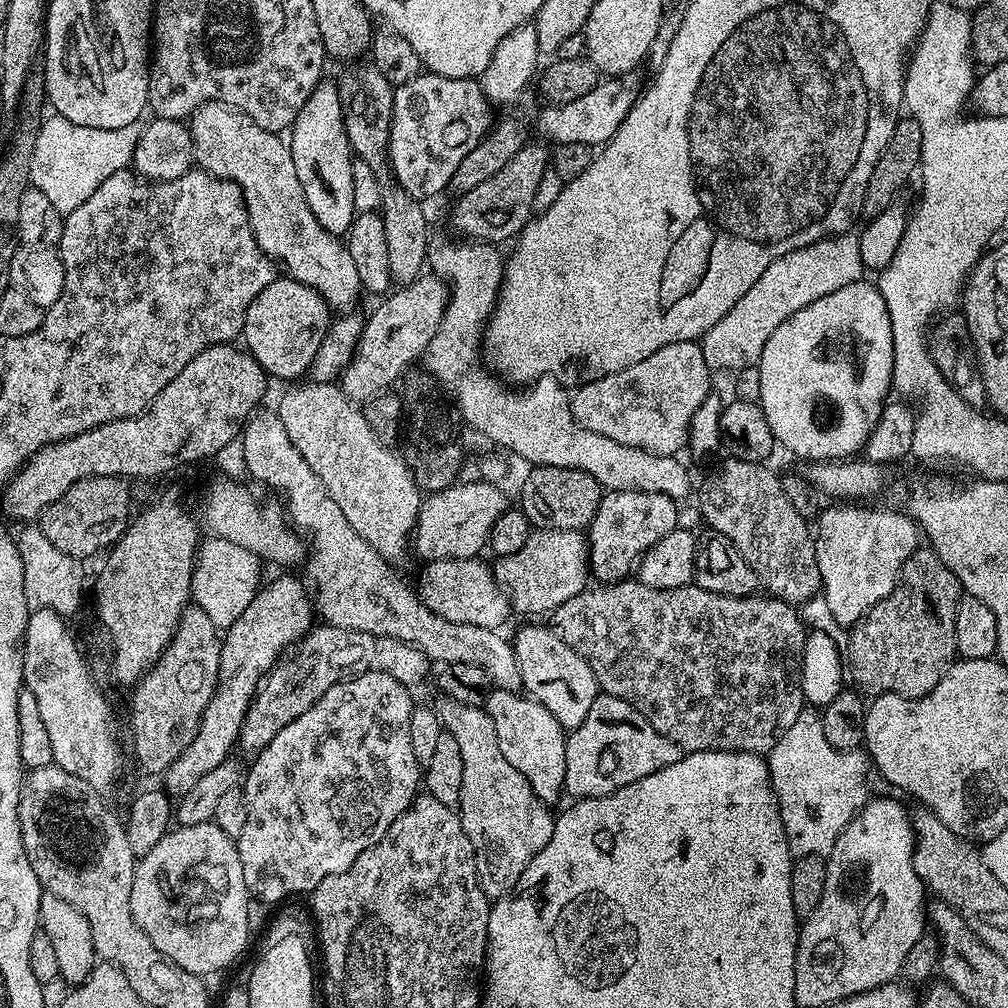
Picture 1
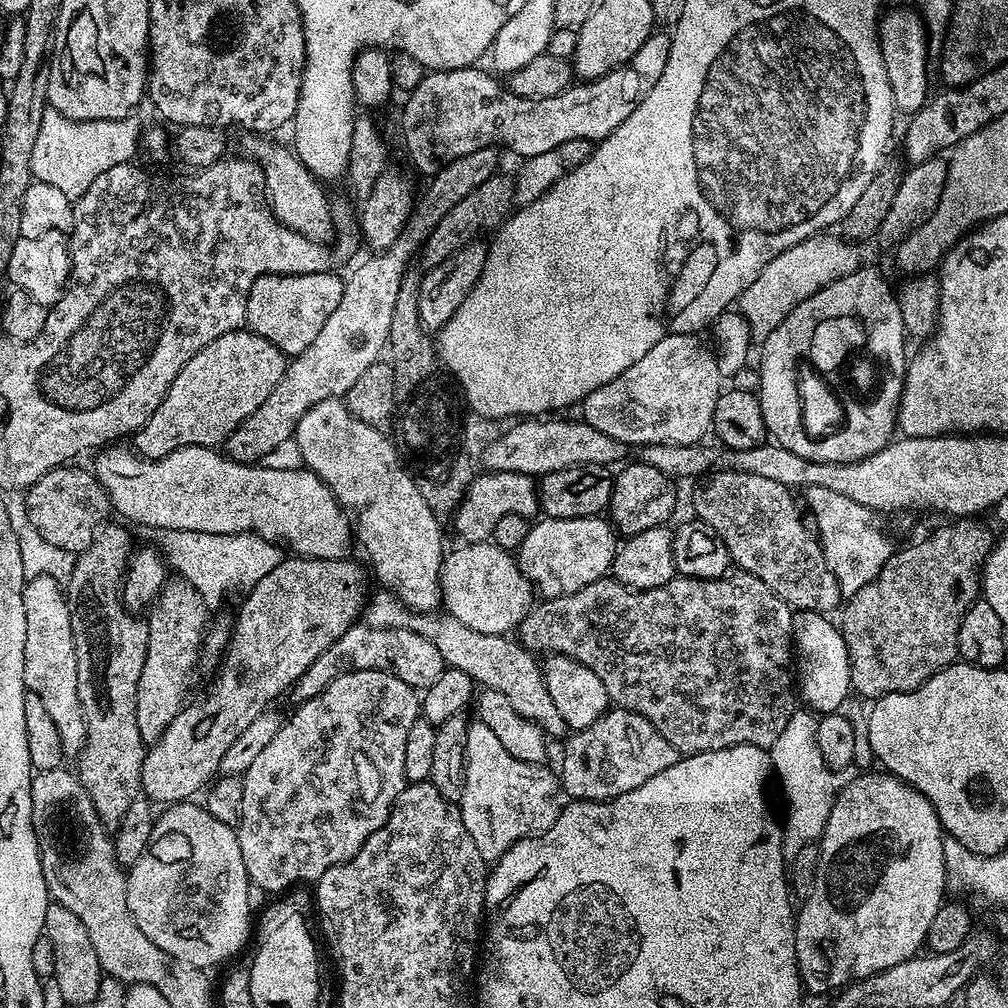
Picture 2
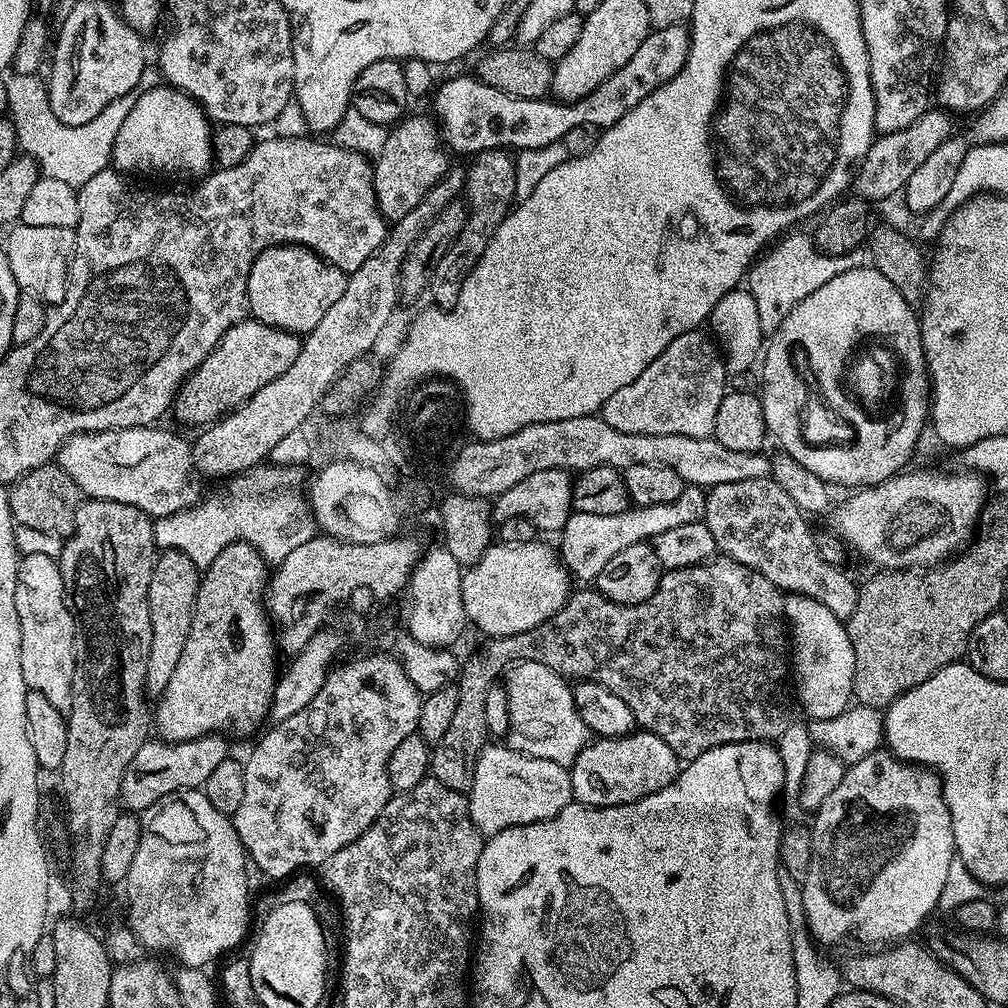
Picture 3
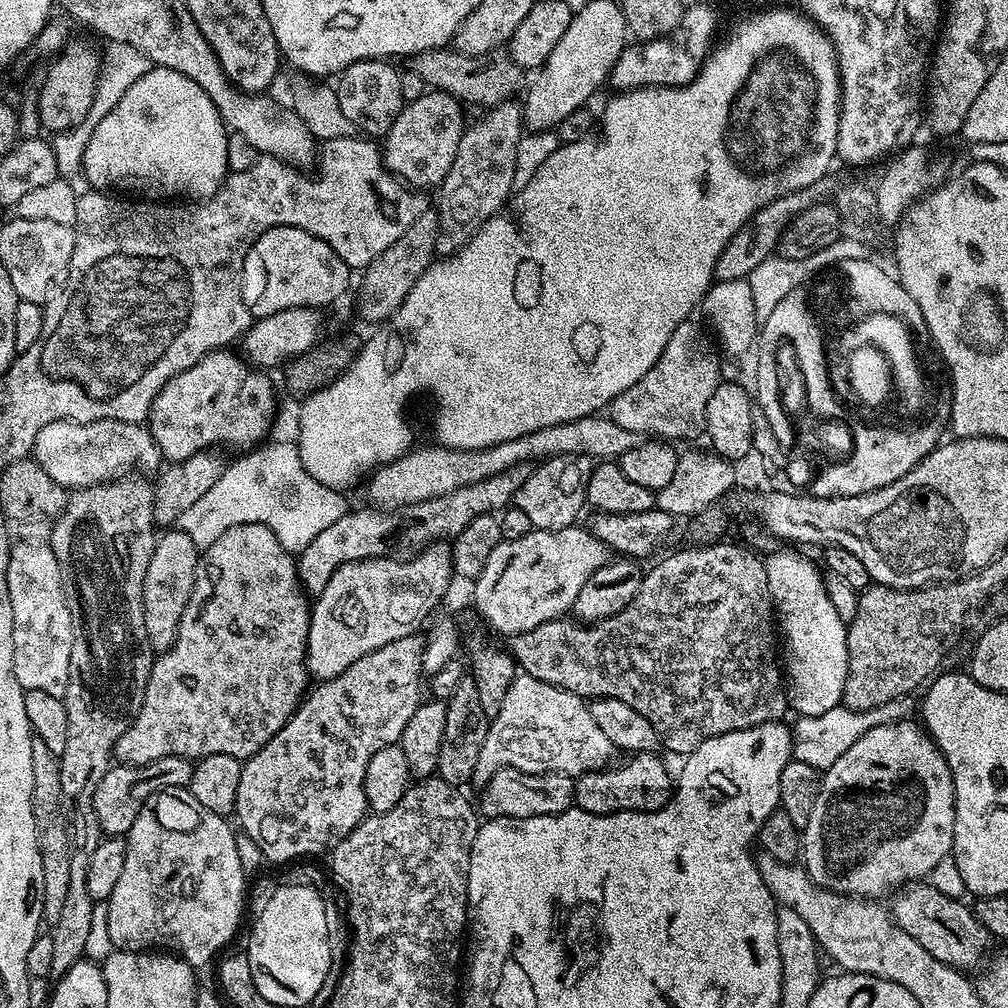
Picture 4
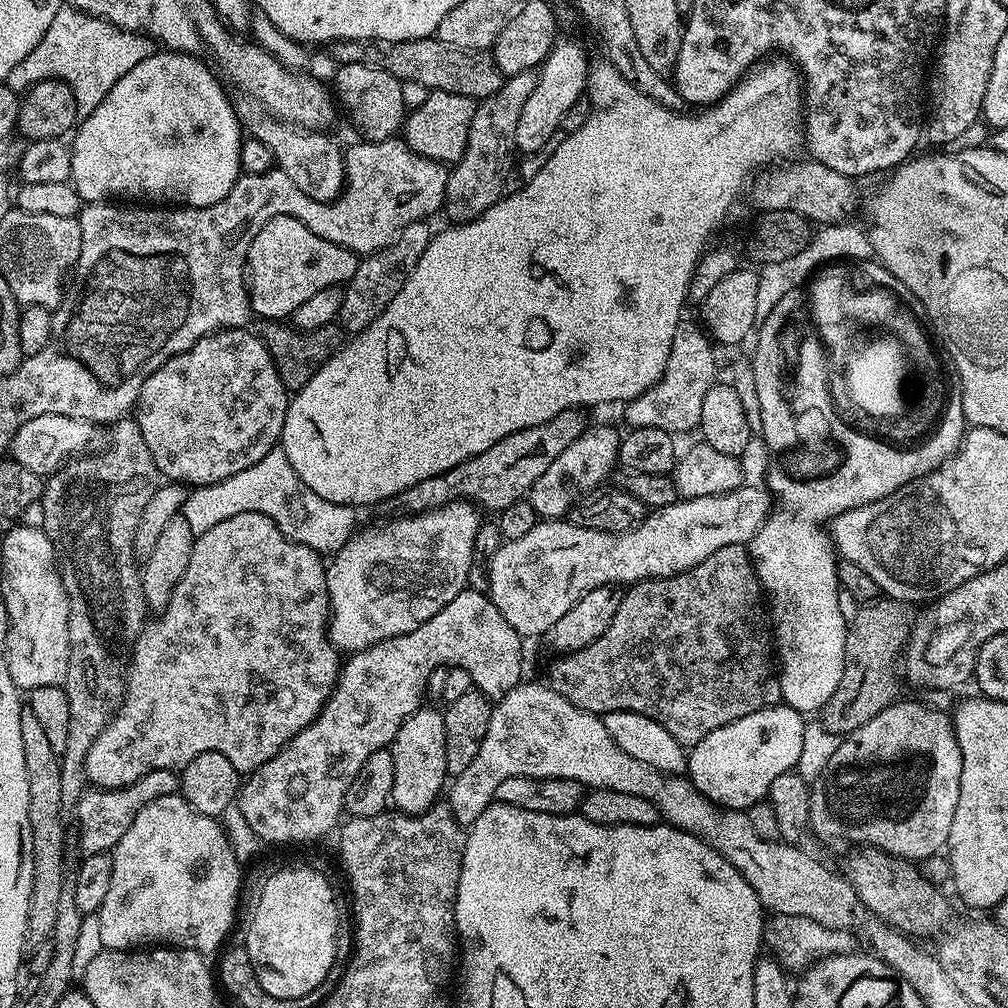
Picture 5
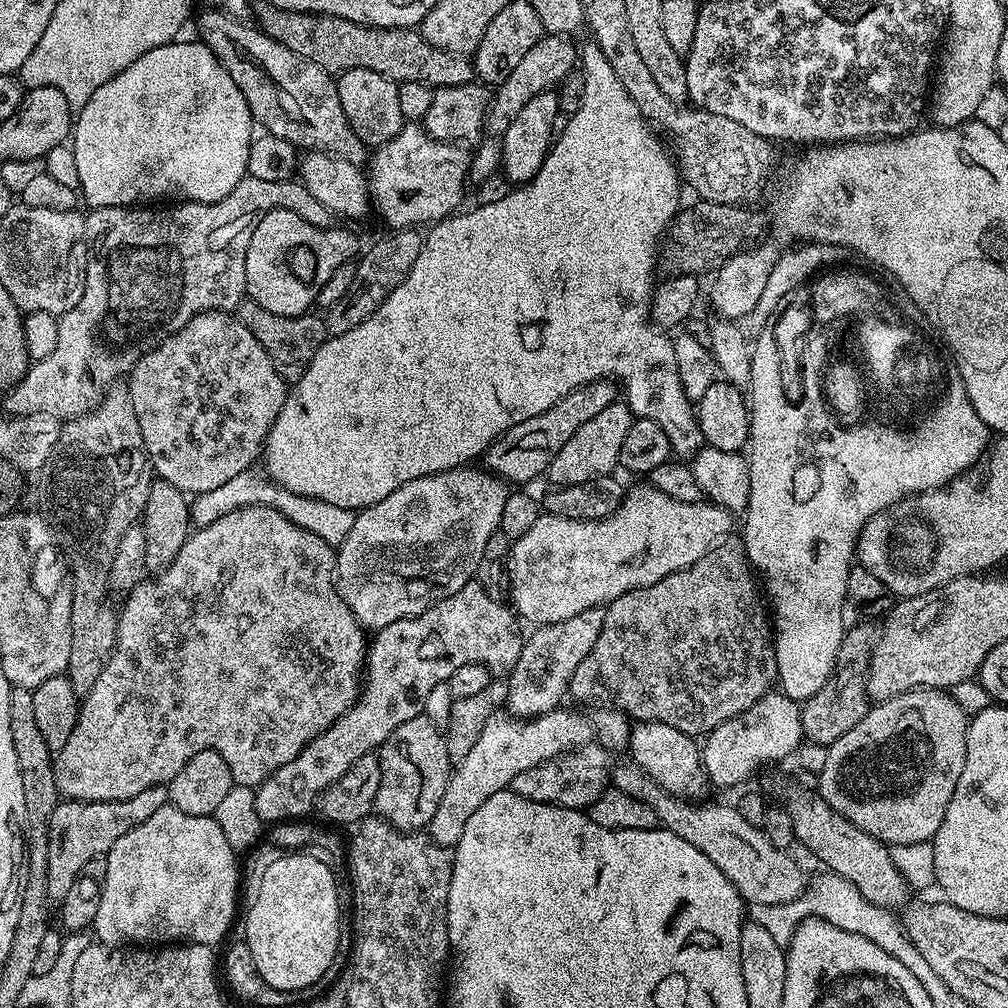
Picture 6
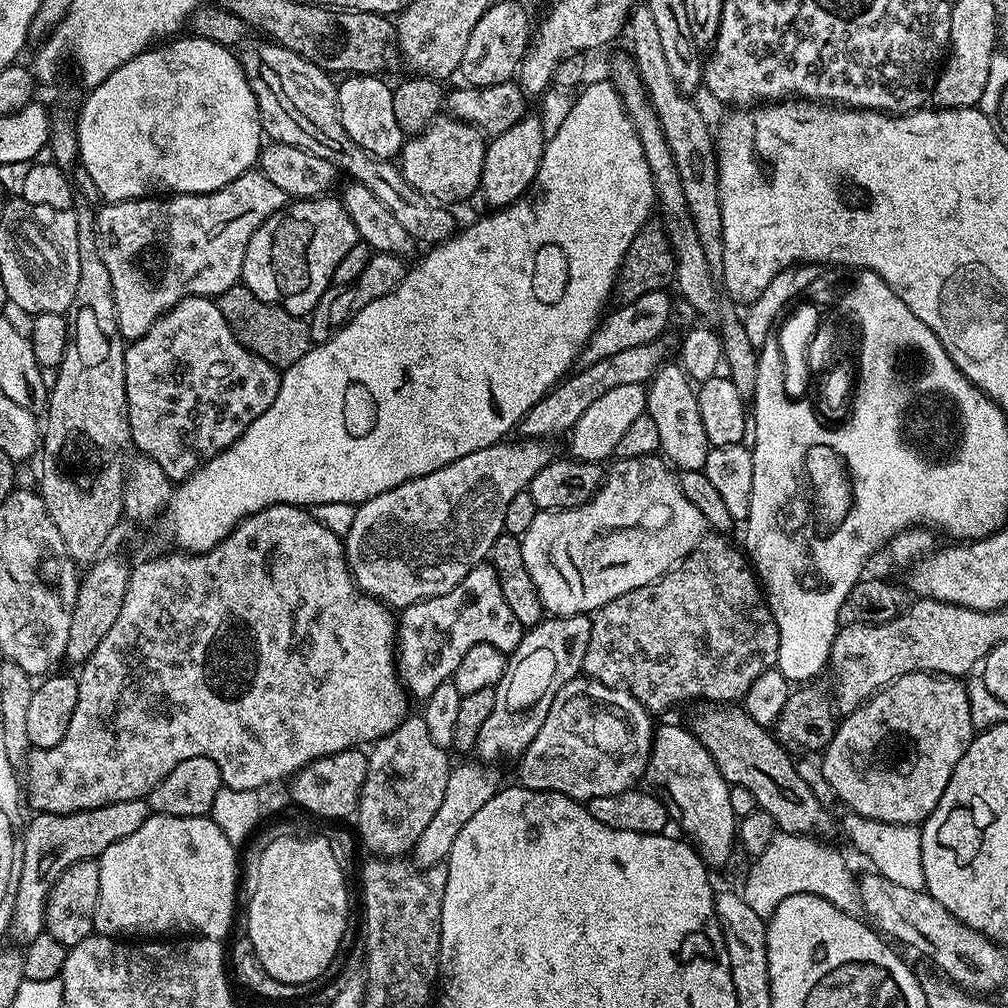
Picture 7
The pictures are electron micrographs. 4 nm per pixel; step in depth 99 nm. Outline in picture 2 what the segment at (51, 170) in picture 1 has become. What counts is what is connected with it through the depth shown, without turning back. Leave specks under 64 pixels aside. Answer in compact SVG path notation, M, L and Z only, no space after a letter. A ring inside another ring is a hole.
M45 107L42 123L31 150L33 179L57 187L68 199L75 200L110 166L127 164L133 159L136 146L142 140L142 128L135 115L121 120L66 120L55 108Z

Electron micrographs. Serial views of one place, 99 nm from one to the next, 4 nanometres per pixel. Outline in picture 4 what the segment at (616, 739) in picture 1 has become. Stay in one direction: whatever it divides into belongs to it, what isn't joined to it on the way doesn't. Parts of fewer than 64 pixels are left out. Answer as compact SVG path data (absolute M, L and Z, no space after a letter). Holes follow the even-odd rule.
M638 752L624 758L621 764L616 762L598 772L585 772L574 784L576 789L575 807L601 816L615 812L653 812L666 806L674 791L674 776L673 773L668 773L667 766L658 757L656 752Z

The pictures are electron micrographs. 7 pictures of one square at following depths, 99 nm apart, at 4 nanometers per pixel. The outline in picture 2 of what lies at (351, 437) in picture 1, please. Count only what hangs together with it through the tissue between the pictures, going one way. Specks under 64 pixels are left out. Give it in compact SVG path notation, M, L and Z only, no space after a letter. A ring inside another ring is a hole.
M337 398L334 400L323 400L314 406L310 406L310 410L306 410L306 414L302 414L302 418L296 427L296 434L294 437L294 445L300 451L303 467L312 472L322 483L328 485L328 489L336 496L336 501L341 508L351 510L354 513L354 536L364 547L364 552L368 555L368 560L372 563L372 568L376 571L376 576L381 580L383 587L387 591L392 592L401 600L411 612L422 612L425 614L432 614L441 607L442 601L440 599L440 571L442 570L442 562L446 555L446 547L444 548L444 536L440 533L441 521L438 519L435 512L430 510L430 506L426 506L426 498L422 498L422 494L418 490L418 486L412 481L412 473L408 471L407 467L402 463L401 457L398 455L393 441L381 429L370 426L366 422L362 422L358 418L354 418L350 414L347 403L343 399Z

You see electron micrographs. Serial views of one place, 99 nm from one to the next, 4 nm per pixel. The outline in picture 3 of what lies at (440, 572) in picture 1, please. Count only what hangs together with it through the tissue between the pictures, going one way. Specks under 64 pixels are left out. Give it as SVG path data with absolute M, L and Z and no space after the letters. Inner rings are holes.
M537 538L530 542L501 544L493 542L476 564L463 569L462 606L464 615L476 628L481 628L488 638L513 636L534 630L550 618L570 595L570 573L560 562L557 549L543 544Z

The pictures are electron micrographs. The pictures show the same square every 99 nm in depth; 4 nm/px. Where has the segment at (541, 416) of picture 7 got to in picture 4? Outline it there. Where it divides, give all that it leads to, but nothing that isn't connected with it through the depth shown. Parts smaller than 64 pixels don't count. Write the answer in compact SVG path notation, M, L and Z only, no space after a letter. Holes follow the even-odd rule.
M521 466L511 468L509 472L494 474L477 484L467 484L450 494L435 496L417 504L406 504L402 508L381 510L376 506L367 506L357 512L348 510L338 522L331 523L298 553L296 570L300 573L300 583L305 593L318 594L326 582L330 582L330 574L348 562L393 554L414 556L430 544L445 538L455 538L474 518L496 514L509 507L528 474L529 469Z

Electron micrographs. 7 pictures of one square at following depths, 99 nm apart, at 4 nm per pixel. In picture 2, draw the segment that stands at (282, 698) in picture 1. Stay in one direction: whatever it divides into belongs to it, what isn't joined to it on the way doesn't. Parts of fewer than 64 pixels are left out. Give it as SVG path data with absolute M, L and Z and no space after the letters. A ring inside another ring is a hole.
M357 622L352 625L350 630L346 630L346 634L342 634L342 638L338 638L338 642L334 642L334 646L322 650L322 654L318 654L318 658L314 658L314 662L310 662L310 670L306 670L306 674L302 674L302 678L298 678L298 682L292 685L290 696L293 696L296 702L309 700L322 694L326 685L334 682L334 678L338 678L342 672L357 672L358 670L392 672L412 688L423 690L434 686L434 682L438 682L438 677L442 675L445 667L442 654L438 654L438 646L434 646L434 642L422 638L422 634L414 634L414 630L409 628L371 628L368 624Z

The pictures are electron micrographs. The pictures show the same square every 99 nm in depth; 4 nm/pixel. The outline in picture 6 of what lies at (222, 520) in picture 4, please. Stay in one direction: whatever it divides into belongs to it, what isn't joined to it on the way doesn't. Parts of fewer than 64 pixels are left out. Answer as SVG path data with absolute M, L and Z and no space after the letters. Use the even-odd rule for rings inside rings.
M254 468L238 474L235 478L230 478L229 482L218 486L215 490L197 493L189 505L189 519L195 527L204 527L222 518L224 514L230 513L231 510L258 504L278 510L284 517L290 518L295 525L310 530L333 548L338 548L342 541L346 540L356 521L356 512L353 509L333 506L320 499L294 494L293 491L288 491L279 484L273 483L265 473Z

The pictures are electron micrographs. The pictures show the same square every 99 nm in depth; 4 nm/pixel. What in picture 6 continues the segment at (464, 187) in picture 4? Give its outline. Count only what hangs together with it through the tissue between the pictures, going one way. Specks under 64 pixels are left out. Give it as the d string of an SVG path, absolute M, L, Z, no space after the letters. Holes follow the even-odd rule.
M564 34L541 36L533 49L522 58L522 62L518 62L518 66L510 73L510 78L506 78L506 82L502 82L495 89L490 100L490 111L486 117L486 128L489 133L493 132L496 137L492 137L491 134L485 135L475 151L471 153L472 170L470 176L473 181L488 180L495 172L497 175L498 169L501 167L500 140L497 138L503 137L510 122L514 122L514 117L522 111L522 106L526 106L526 102L530 102L530 98L534 98L534 94L542 94L555 89L560 81L566 79L577 67L577 45L572 45L568 40L571 39Z

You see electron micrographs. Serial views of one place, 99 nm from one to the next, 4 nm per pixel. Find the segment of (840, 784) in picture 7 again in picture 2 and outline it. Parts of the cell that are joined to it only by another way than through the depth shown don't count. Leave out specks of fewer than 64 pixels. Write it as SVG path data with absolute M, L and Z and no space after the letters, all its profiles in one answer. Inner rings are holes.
M883 770L868 772L857 780L849 779L844 787L836 795L834 806L830 810L830 818L826 818L824 833L820 835L818 847L818 870L814 878L814 890L810 890L808 896L803 897L801 906L796 912L796 961L800 967L800 978L803 987L811 995L824 996L828 992L835 993L843 990L857 980L865 980L876 976L879 972L890 970L890 966L898 966L902 962L911 960L925 947L930 930L930 921L934 914L946 902L946 877L944 874L944 837L946 835L940 826L940 819L934 810L932 803L924 797L917 788L910 786L905 780L899 780Z

